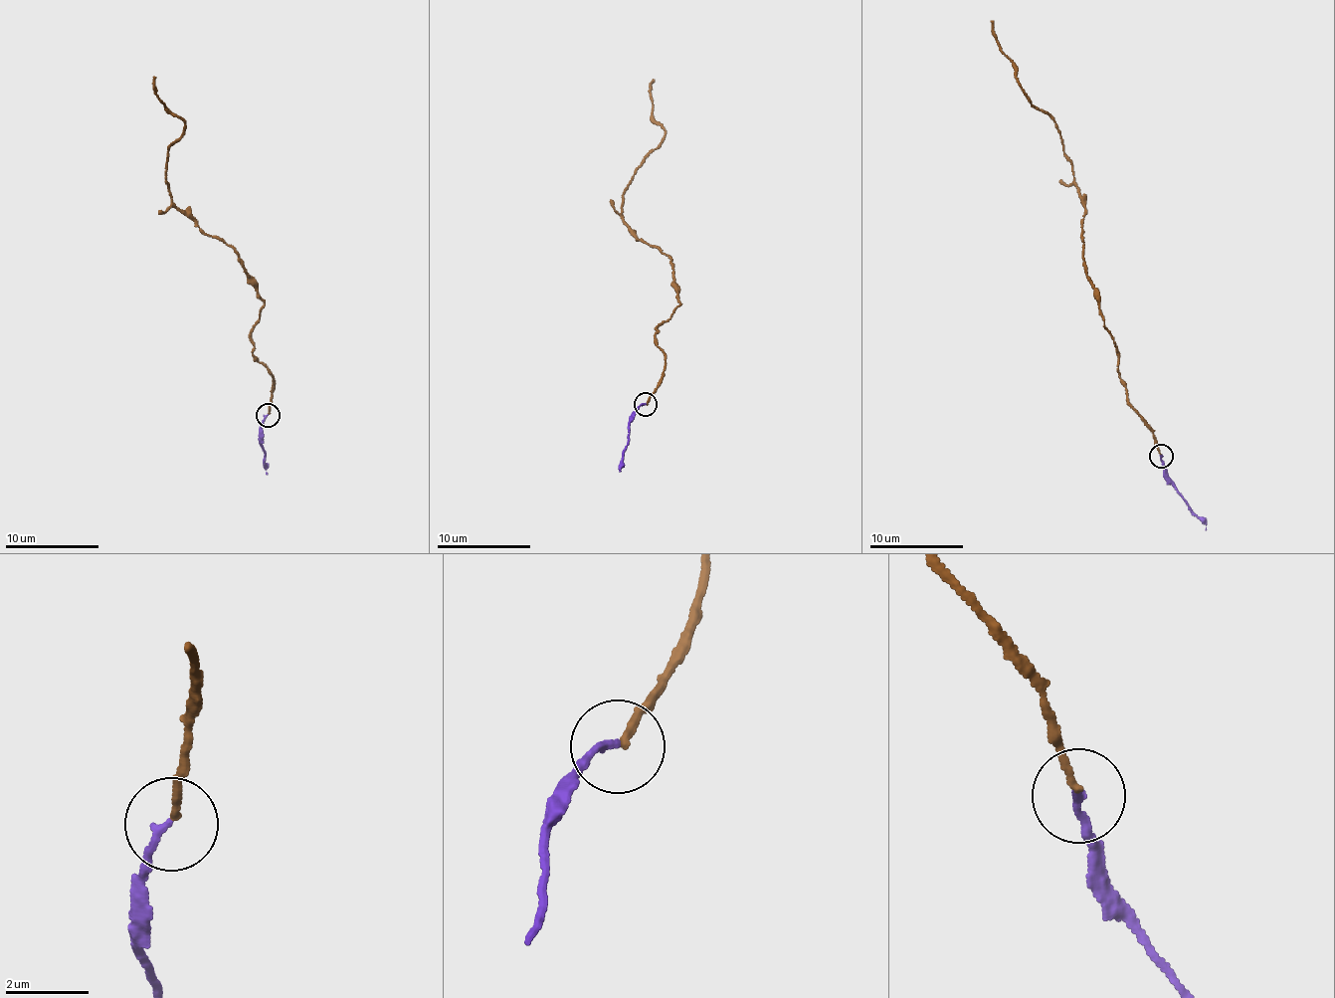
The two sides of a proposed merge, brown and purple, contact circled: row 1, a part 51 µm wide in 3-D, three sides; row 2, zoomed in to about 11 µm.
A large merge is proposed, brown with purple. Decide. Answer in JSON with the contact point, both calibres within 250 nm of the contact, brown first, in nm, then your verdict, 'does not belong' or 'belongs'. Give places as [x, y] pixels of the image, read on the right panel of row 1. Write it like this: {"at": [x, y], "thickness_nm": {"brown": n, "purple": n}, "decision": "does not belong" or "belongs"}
{"at": [1161, 456], "thickness_nm": {"brown": 140, "purple": 160}, "decision": "belongs"}

